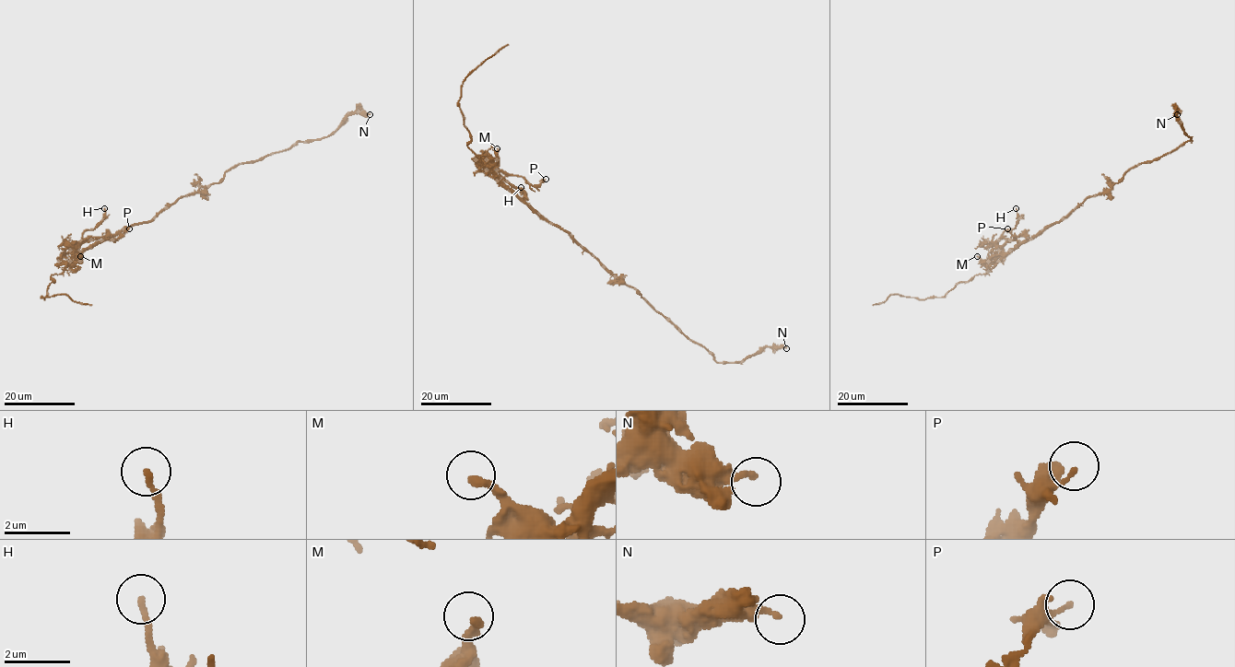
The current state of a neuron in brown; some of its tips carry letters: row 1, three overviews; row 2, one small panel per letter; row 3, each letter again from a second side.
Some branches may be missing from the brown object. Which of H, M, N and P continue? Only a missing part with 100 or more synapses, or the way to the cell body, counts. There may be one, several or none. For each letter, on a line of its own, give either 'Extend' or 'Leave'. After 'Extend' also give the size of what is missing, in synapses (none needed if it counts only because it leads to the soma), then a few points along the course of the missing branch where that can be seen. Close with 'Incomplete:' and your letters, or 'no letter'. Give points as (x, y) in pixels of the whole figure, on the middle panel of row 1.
H: Leave
M: Leave
N: Leave
P: Leave
Incomplete: no letter

